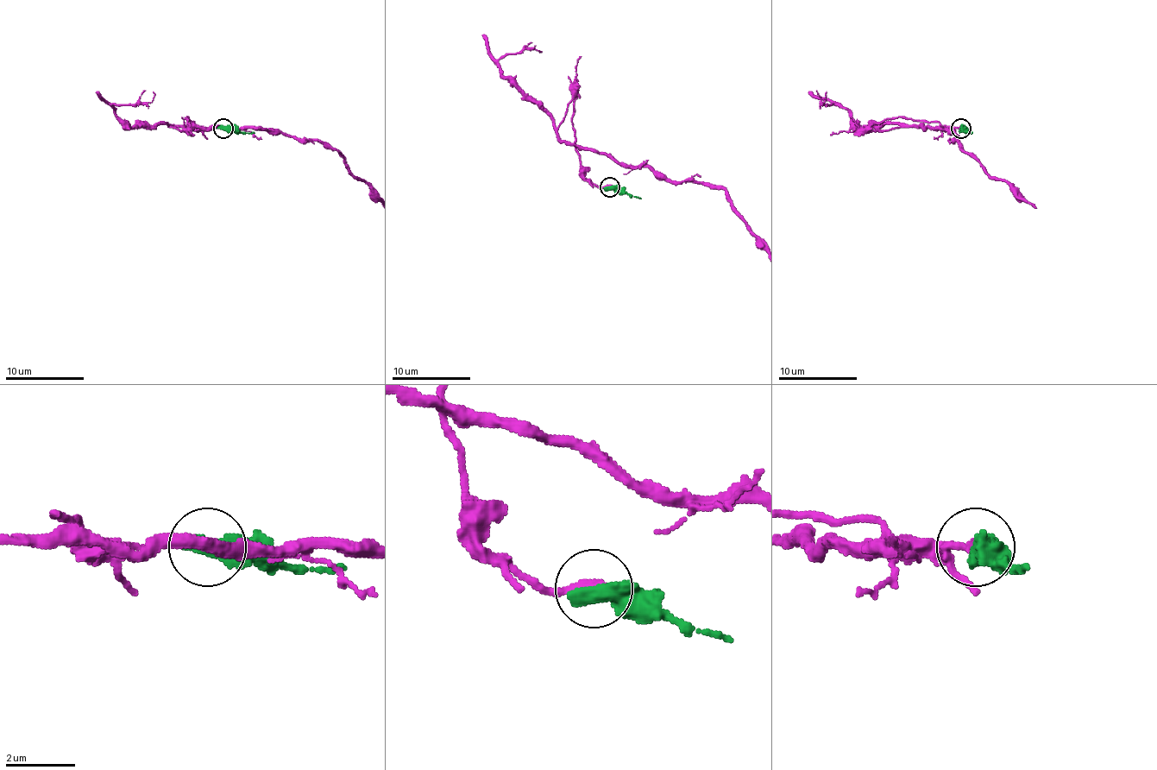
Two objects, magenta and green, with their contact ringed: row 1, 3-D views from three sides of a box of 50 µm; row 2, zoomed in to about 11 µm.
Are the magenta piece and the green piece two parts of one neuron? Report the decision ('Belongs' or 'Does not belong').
Belongs

